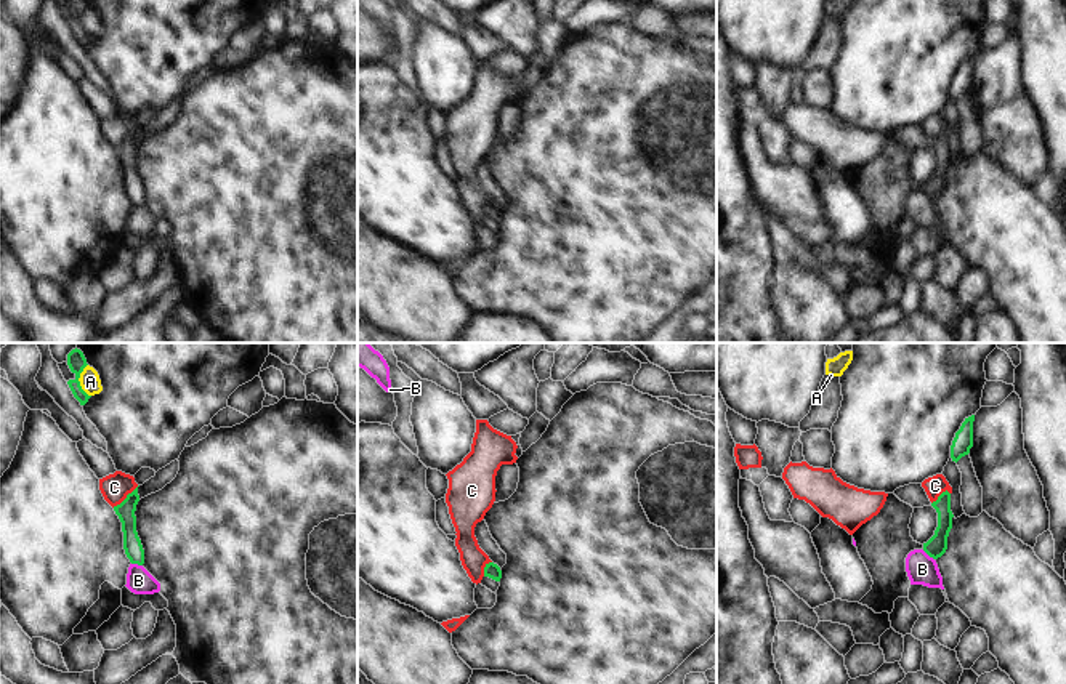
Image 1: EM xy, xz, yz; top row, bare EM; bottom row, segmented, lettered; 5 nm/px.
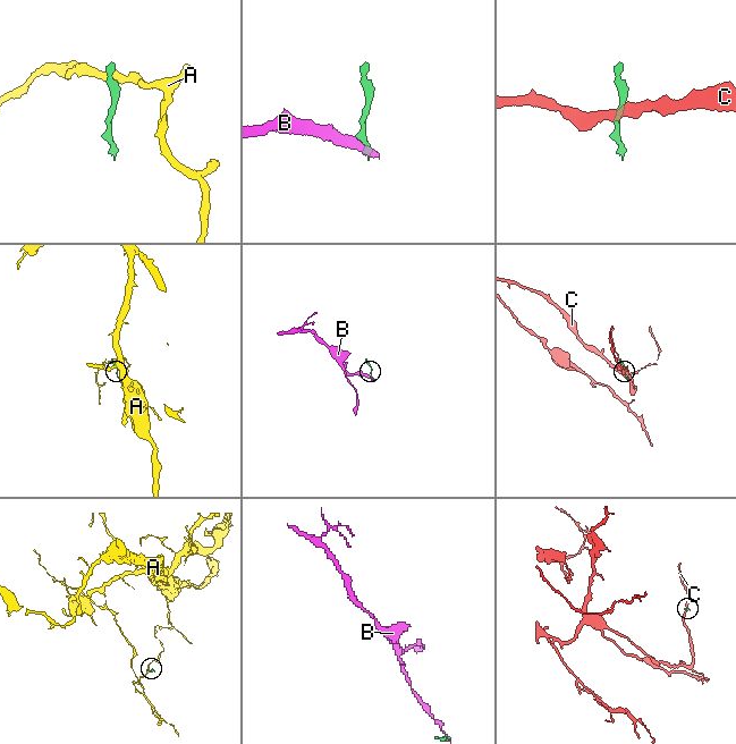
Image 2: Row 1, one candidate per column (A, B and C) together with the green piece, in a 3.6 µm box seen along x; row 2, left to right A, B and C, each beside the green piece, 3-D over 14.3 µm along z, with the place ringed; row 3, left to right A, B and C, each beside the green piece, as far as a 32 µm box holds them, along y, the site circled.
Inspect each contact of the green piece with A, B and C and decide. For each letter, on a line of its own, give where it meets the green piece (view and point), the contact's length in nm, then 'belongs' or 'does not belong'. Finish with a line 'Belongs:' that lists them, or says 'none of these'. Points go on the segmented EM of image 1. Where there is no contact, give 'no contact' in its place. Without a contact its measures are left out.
A: contact xy (77, 380); length 170 nm; does not belong
B: contact yz (928, 555); length 80 nm; does not belong
C: contact xy (127, 497); length 170 nm; does not belong
Belongs: none of these

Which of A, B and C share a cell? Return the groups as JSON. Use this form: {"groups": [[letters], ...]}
{"groups": [["A"], ["B"], ["C"]]}

